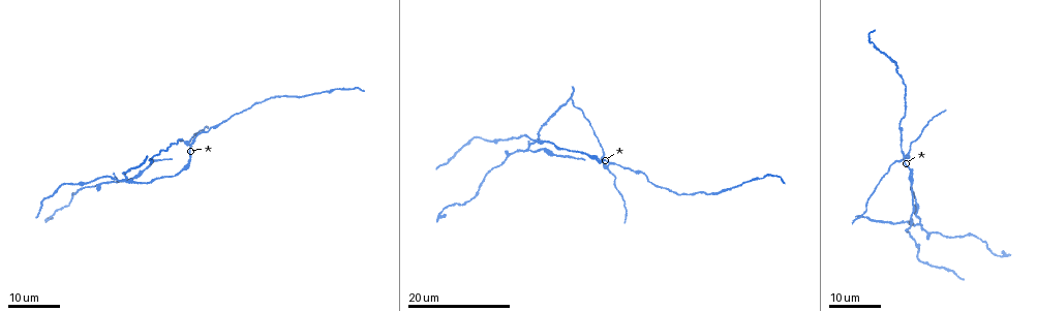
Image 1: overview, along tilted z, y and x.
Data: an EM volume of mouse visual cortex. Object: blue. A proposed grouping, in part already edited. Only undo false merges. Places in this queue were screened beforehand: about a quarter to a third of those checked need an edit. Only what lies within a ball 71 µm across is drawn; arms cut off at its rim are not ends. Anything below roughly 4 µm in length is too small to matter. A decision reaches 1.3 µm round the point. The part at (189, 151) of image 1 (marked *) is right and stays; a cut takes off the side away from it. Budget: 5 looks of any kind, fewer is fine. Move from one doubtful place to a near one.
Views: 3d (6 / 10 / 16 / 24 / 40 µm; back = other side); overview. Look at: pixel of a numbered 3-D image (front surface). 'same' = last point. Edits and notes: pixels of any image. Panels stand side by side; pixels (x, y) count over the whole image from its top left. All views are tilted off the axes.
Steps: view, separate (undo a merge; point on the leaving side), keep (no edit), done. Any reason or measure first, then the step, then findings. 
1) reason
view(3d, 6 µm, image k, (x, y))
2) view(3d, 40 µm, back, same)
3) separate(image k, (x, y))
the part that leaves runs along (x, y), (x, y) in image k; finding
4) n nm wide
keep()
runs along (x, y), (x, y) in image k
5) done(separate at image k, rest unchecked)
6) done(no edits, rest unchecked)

a fork
view(3d, 16 µm, image 1, (906, 158))

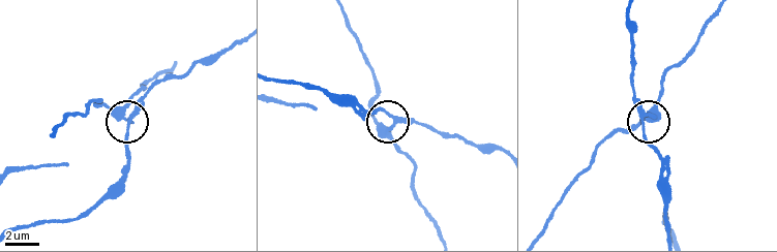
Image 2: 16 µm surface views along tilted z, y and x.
view(3d, 6 µm, image 2, (648, 115))

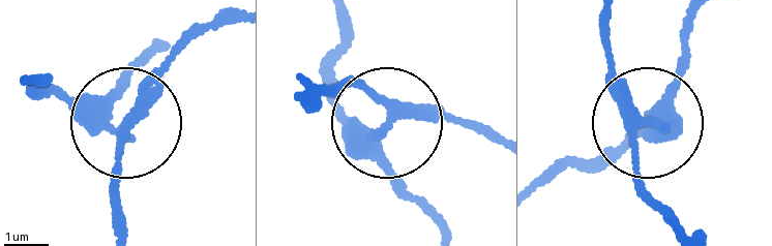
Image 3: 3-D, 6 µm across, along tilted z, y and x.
3 arms
separate(image 3, (93, 100))
the part that leaves runs along (412, 118), (370, 127), (340, 111), (337, 21) in image 3; two cells meet here

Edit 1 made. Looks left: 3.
thick turns thin
view(3d, 16 µm, image 1, (589, 154))

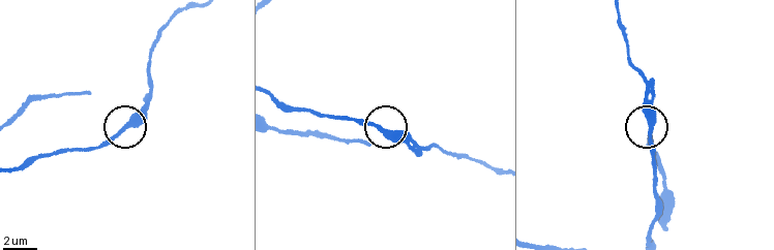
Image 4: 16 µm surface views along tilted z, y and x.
view(3d, 10 µm, image 4, (381, 132))

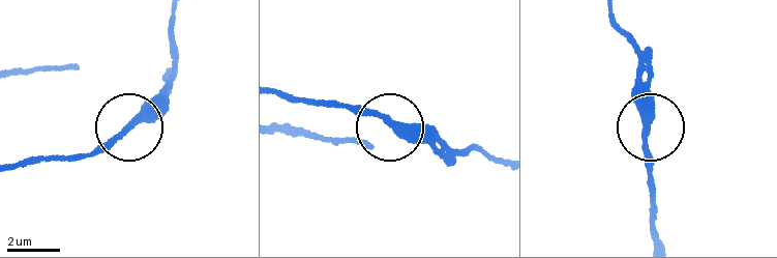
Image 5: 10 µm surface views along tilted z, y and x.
keep()
runs along (616, 21), (636, 53), (649, 109), (648, 181) in image 5; continuous, no second cell

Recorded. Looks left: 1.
done(separate at image 3, rest unchecked)

